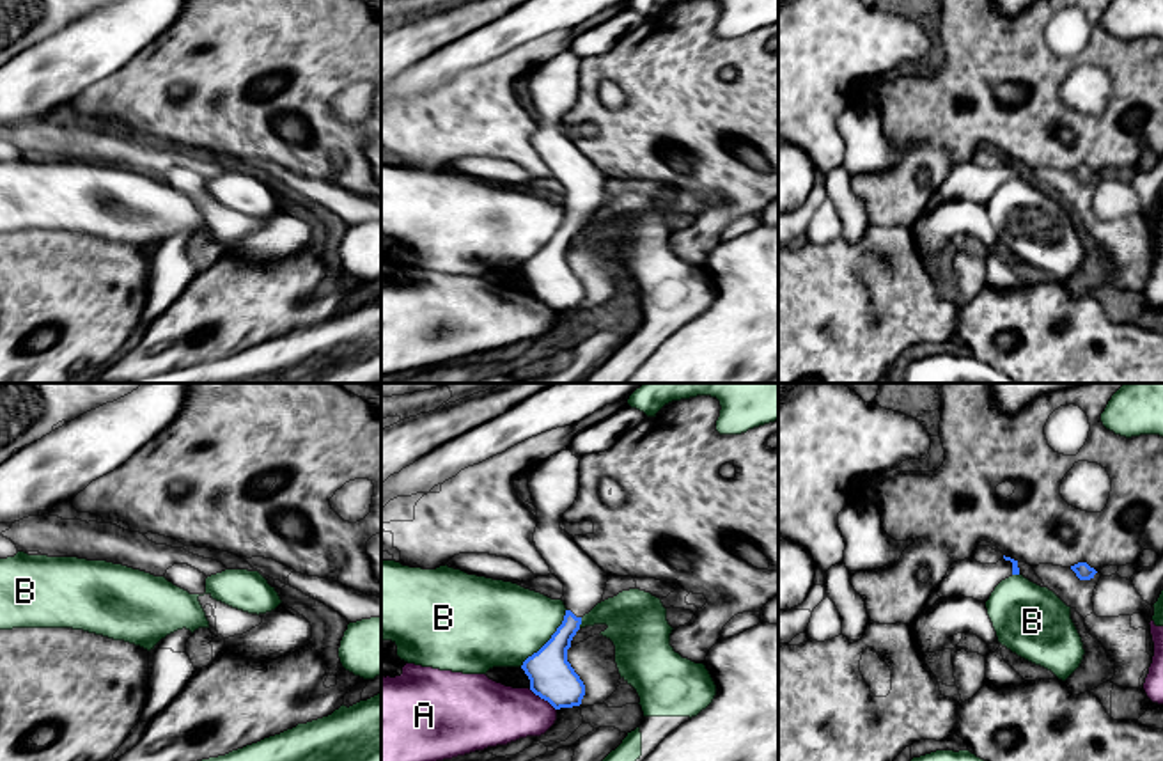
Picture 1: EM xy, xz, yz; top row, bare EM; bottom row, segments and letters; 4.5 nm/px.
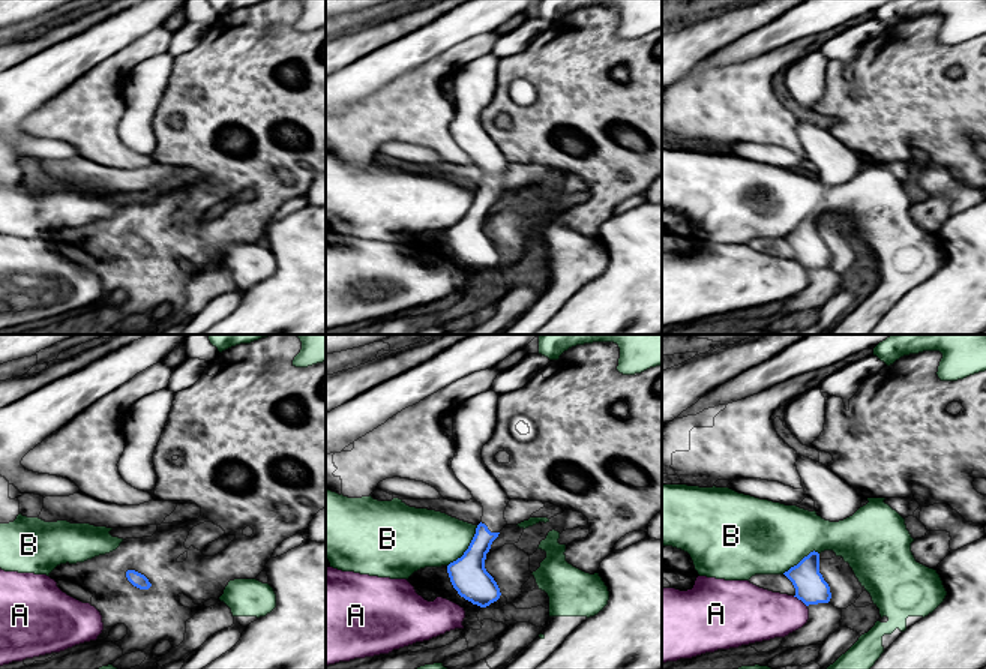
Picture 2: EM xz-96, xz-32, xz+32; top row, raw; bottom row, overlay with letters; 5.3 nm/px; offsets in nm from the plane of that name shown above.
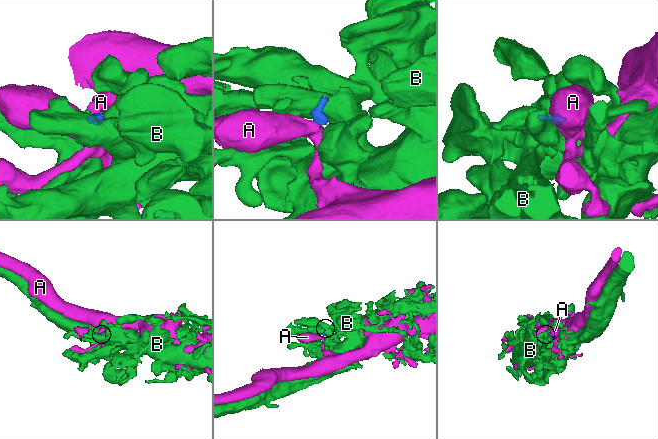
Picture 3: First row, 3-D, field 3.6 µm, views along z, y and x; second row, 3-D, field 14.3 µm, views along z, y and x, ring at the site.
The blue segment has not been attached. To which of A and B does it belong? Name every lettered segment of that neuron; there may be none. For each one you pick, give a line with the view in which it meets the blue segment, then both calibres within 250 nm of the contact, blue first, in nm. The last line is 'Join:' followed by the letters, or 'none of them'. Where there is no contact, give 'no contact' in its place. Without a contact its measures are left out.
Join: none of them

